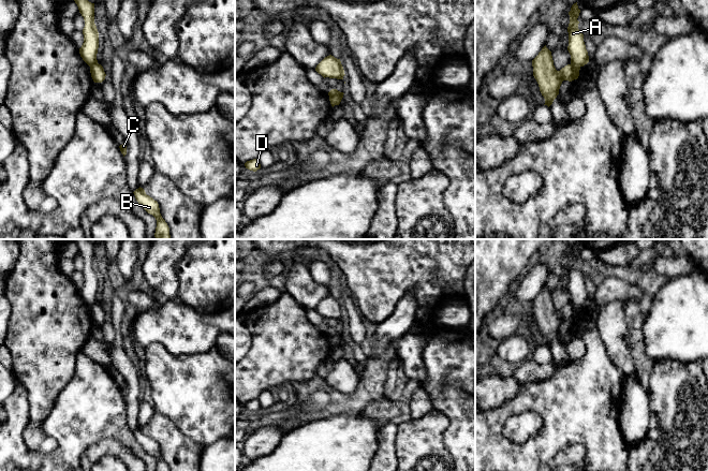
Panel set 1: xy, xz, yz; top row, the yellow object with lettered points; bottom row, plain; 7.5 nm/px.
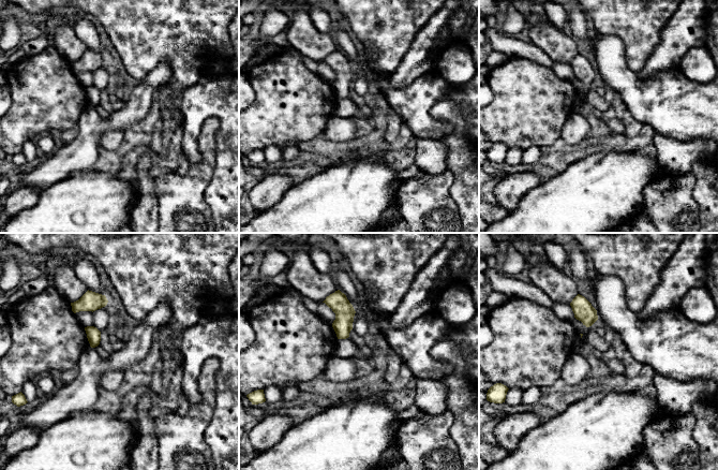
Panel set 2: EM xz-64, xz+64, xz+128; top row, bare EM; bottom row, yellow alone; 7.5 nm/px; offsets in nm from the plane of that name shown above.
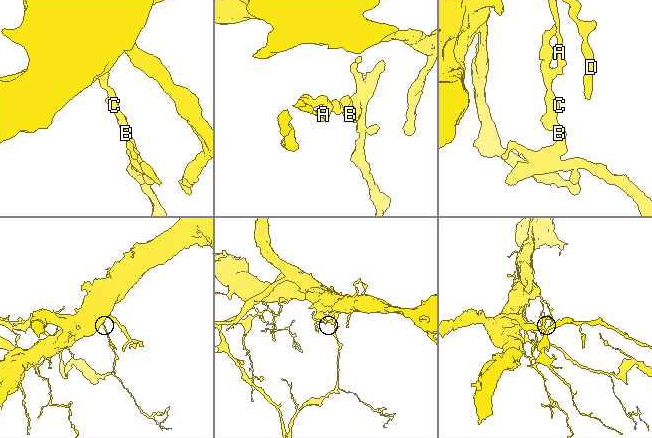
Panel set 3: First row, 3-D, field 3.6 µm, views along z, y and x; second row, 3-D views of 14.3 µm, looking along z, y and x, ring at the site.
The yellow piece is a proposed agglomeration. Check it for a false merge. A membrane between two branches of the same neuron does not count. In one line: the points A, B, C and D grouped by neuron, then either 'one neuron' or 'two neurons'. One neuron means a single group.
A D / B C | two neurons

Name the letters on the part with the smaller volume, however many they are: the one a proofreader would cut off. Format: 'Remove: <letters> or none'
Remove: B, C

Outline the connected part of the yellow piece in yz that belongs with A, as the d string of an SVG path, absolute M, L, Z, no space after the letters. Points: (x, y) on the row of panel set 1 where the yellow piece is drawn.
M577 2L574 3L569 12L570 24L567 27L569 32L569 46L567 50L571 55L571 64L584 67L589 62L588 51L584 42L584 34L578 29L579 21L577 20L580 10Z

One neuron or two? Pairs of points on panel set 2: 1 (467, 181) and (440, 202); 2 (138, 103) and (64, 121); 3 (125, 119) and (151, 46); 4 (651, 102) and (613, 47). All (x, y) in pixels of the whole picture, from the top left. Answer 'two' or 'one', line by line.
1: two
2: two
3: two
4: one

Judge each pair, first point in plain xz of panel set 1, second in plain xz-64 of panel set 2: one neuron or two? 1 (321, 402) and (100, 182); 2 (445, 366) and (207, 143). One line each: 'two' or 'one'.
1: two
2: two

